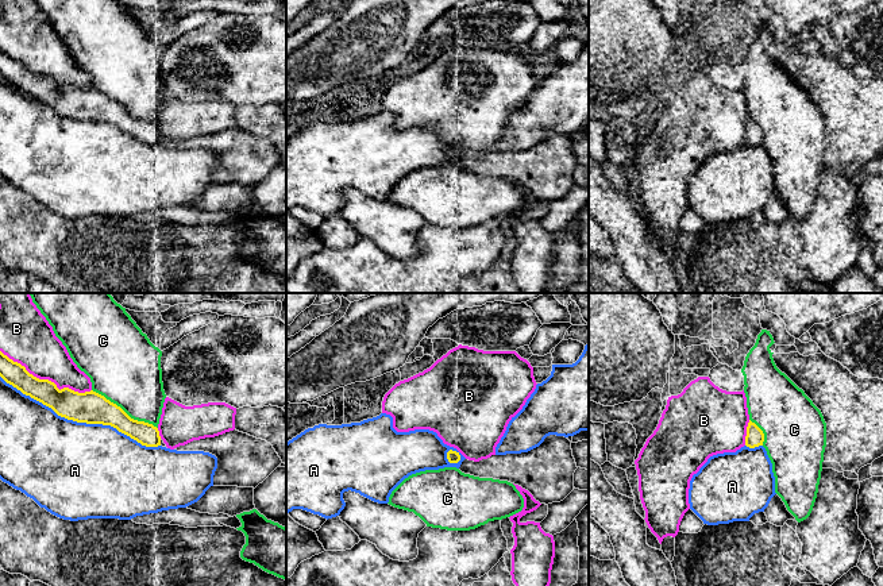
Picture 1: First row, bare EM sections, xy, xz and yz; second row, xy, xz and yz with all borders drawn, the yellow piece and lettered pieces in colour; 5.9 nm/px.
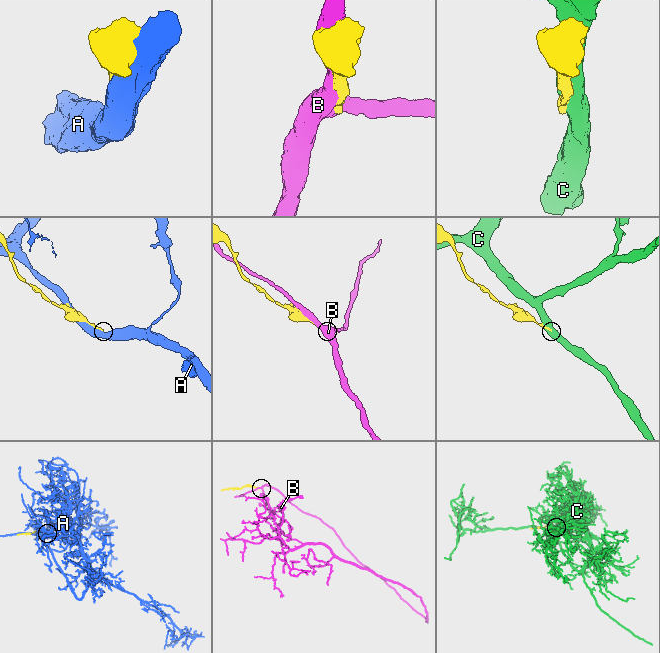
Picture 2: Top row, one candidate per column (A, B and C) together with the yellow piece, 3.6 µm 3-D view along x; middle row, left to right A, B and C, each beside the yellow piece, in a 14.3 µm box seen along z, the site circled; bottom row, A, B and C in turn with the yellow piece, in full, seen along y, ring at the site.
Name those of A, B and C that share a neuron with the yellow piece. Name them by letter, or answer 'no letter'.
no letter

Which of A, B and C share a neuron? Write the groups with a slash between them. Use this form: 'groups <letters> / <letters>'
groups A / B / C

